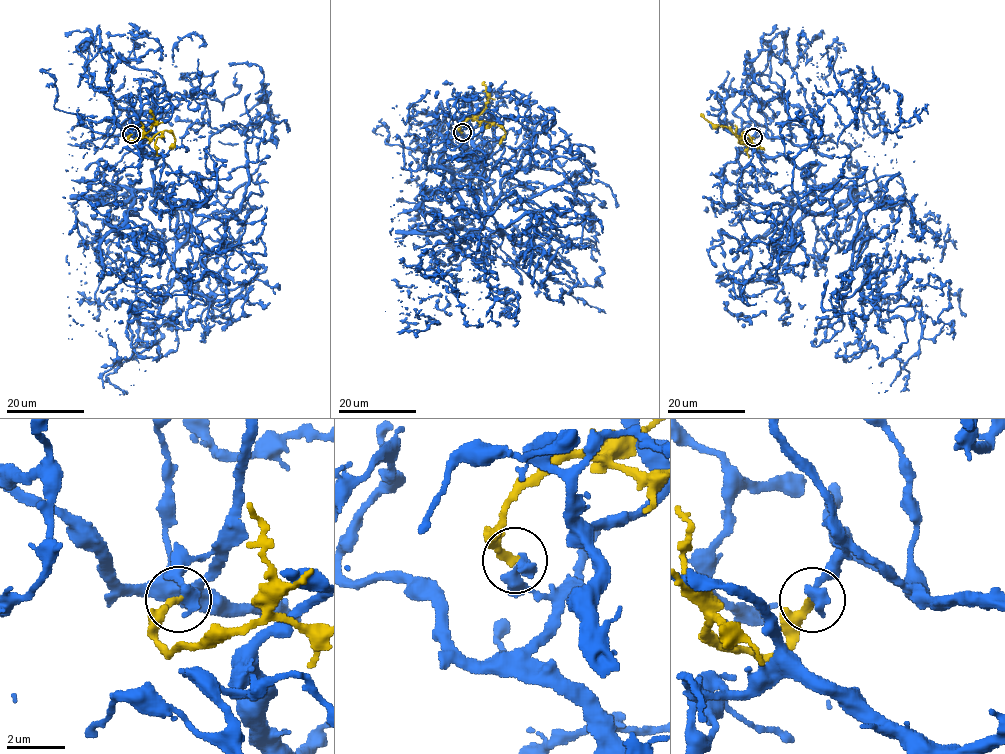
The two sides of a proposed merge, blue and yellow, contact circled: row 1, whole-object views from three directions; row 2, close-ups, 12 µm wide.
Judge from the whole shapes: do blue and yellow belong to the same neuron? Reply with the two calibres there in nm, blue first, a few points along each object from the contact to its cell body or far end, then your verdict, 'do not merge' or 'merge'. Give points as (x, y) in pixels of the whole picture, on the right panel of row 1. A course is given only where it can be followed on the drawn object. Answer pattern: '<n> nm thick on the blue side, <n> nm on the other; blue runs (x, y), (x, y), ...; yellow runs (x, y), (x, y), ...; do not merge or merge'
480 nm thick on the blue side, 280 nm on the other; blue runs (753, 137), (814, 145), (792, 229), (849, 201), (792, 189), (826, 96), (880, 112); yellow runs (753, 137), (746, 145), (739, 141), (743, 132), (764, 150); do not merge

